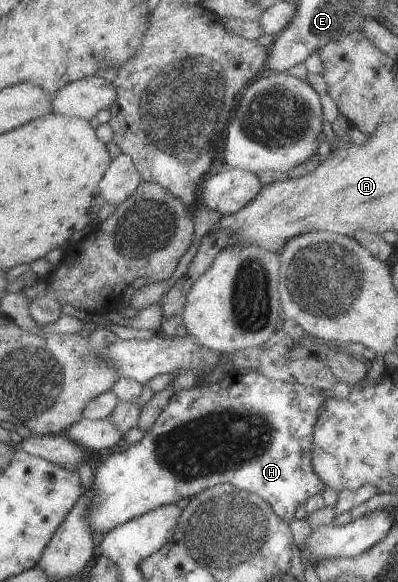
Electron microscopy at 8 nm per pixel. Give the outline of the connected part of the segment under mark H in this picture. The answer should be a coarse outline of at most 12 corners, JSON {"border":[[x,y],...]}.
{"border":[[227,372],[94,472],[93,533],[218,484],[326,488],[318,388]]}

